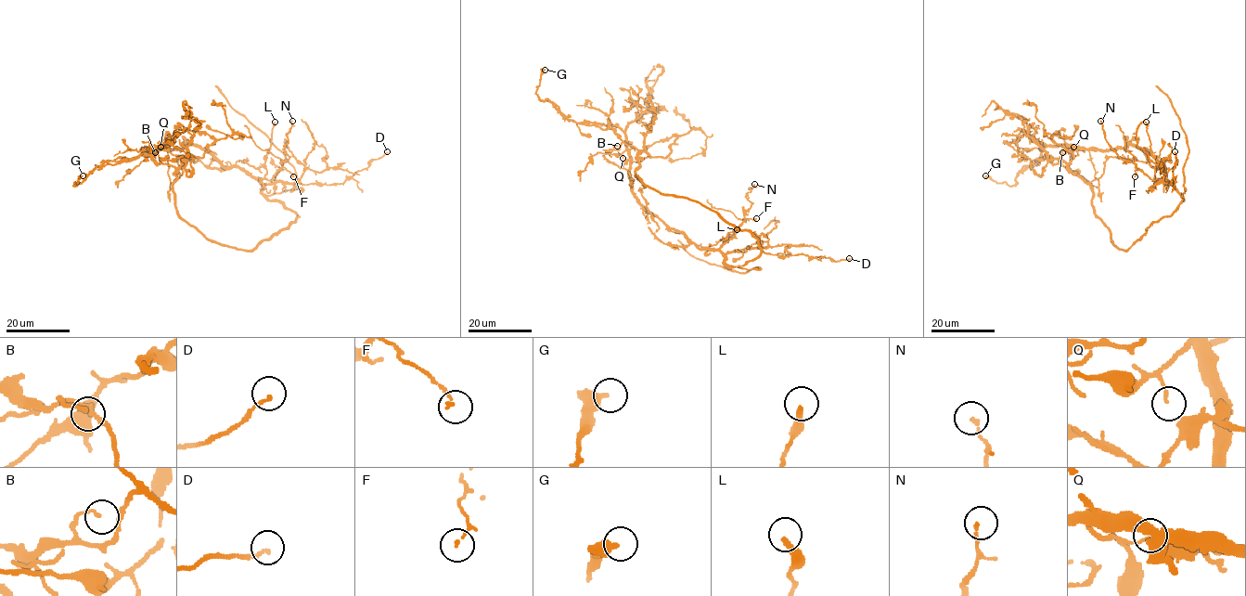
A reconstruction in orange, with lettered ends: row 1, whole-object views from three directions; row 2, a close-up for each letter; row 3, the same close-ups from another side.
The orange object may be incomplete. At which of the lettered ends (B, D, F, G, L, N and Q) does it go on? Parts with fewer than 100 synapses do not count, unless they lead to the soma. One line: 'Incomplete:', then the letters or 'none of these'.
Incomplete: none of these

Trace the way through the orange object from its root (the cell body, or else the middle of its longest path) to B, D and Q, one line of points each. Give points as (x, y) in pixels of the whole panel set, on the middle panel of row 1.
B: (673, 228), (633, 191), (630, 160), (640, 161), (649, 155), (623, 143), (616, 149), (617, 146)
D: (673, 228), (700, 249), (725, 253), (759, 248), (781, 256), (849, 258)
Q: (673, 228), (640, 202), (633, 191), (629, 153), (626, 149), (622, 158)

